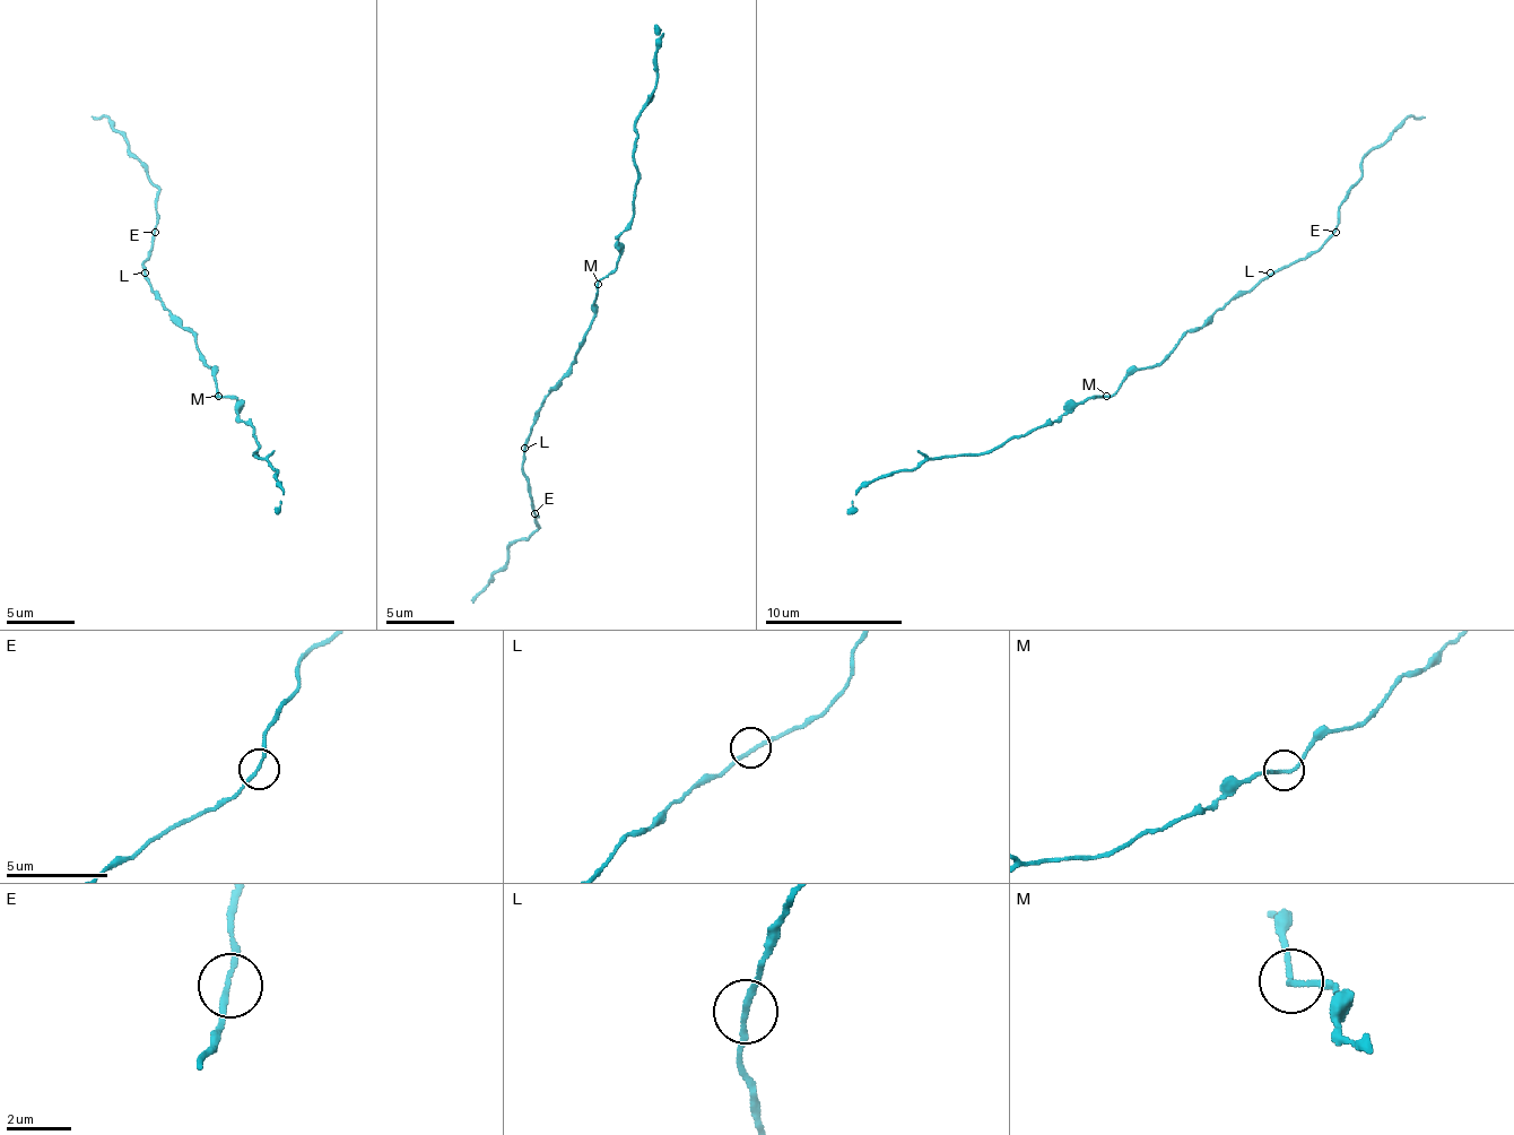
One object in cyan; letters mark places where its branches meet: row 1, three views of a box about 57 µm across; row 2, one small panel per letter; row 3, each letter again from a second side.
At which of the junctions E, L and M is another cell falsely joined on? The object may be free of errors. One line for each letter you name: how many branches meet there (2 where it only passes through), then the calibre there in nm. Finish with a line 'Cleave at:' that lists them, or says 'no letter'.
Cleave at: no letter

